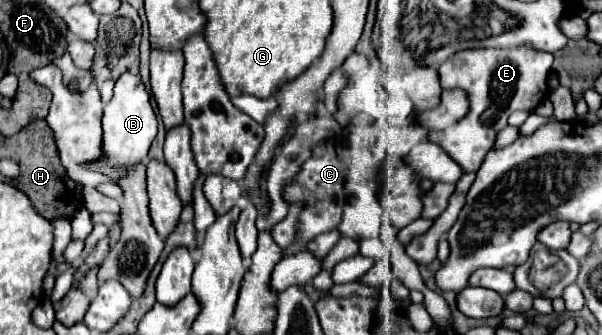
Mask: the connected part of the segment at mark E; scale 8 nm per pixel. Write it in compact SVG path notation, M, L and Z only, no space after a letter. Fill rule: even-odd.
M526 45L520 49L468 49L454 53L438 67L440 83L444 89L464 89L470 97L470 113L446 131L428 133L428 139L438 143L464 171L476 173L480 161L492 149L496 133L508 125L508 115L518 109L536 109L548 95L544 93L548 91L548 77L550 89L558 87L556 77L550 73L552 63L552 53L528 49Z

